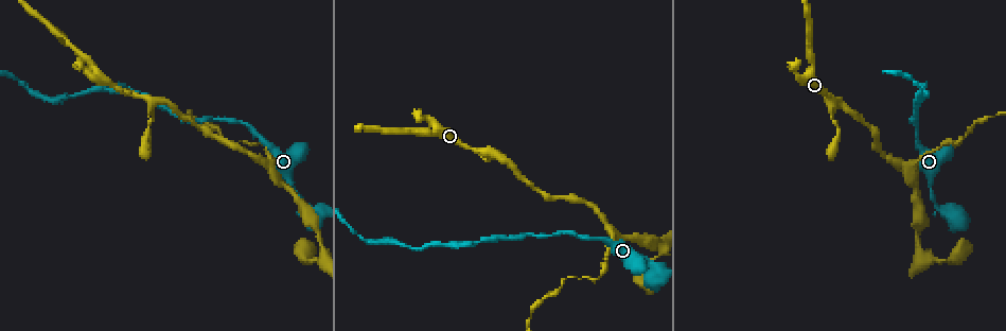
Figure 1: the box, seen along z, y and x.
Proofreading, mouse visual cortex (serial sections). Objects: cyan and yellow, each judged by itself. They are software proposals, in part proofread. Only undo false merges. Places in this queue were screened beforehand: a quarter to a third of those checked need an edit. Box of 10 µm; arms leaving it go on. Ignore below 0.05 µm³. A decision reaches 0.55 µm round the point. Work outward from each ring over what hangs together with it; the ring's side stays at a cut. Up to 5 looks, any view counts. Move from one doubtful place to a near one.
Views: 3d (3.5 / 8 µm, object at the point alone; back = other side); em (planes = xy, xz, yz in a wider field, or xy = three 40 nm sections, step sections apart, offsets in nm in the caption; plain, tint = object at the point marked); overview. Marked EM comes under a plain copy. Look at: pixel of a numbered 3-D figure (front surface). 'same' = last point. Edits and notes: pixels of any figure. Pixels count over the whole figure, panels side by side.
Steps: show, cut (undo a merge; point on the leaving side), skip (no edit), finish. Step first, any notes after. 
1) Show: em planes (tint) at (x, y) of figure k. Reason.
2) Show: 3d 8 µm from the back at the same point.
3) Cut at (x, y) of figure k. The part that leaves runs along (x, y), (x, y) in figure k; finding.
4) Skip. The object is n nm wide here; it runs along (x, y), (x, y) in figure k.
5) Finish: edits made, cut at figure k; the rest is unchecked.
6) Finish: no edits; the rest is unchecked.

Show: 3d 3.5 µm at (832, 100) of figure 1. Branch point.

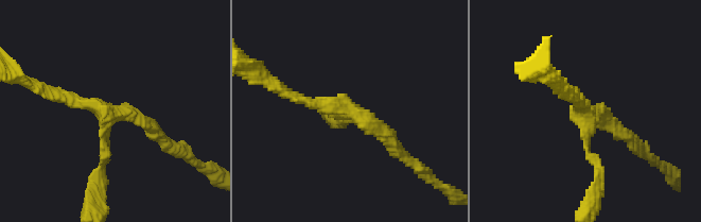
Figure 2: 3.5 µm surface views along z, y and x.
Show: em planes (tint) at (344, 107) of figure 2. Now the EM.

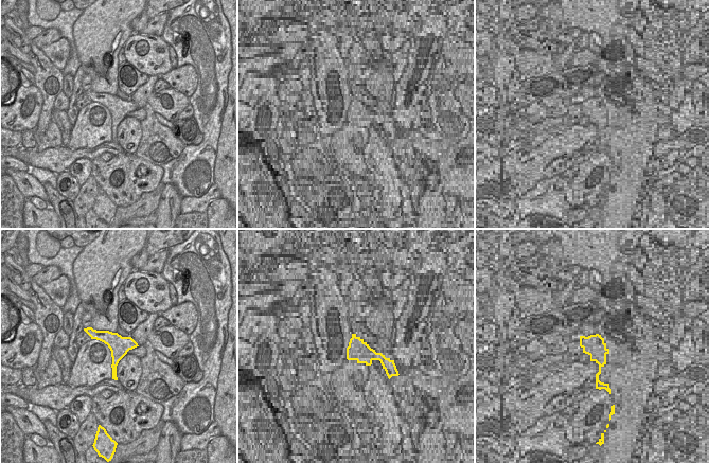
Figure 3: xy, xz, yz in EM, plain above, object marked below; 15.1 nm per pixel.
Skip. The arms are 100, 150, 200 nm wide; all the same cell.

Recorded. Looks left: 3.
Show: 3d 3.5 µm at (606, 225) of figure 1. Arms part here.

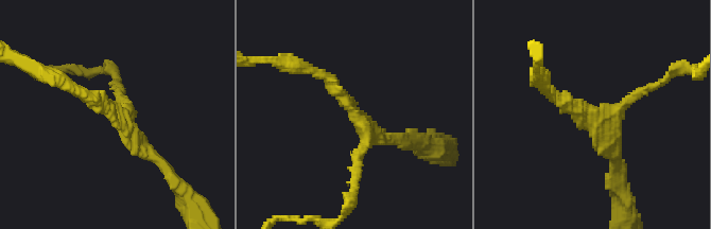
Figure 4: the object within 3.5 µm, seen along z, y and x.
Show: em xy step 2 (tint) at (119, 111) of figure 4. 3 arms meet here; the arms are 150, 200, 200 nm wide; now the EM.

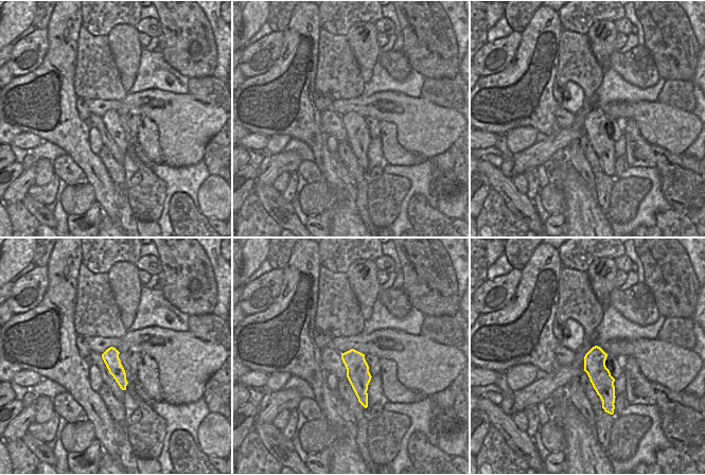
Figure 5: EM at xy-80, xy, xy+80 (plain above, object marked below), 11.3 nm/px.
Skip. It runs along (76, 88), (116, 110), (165, 165) in figure 4; all the same cell.

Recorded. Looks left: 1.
Finish: no edits; the rest is unchecked.

